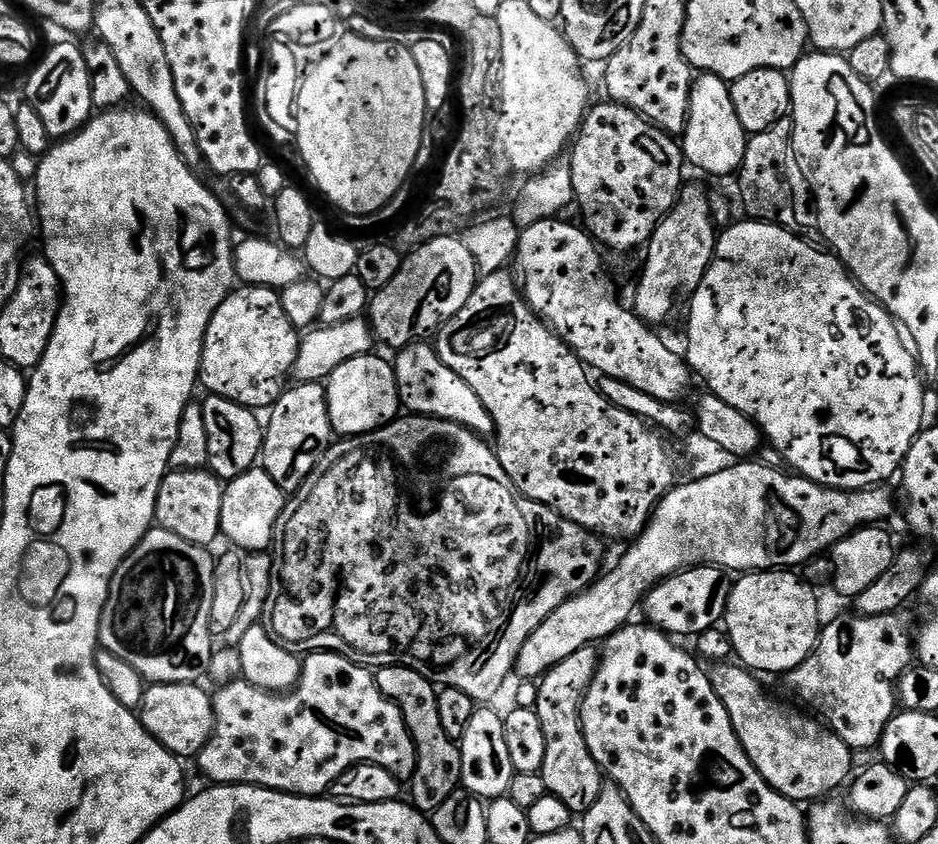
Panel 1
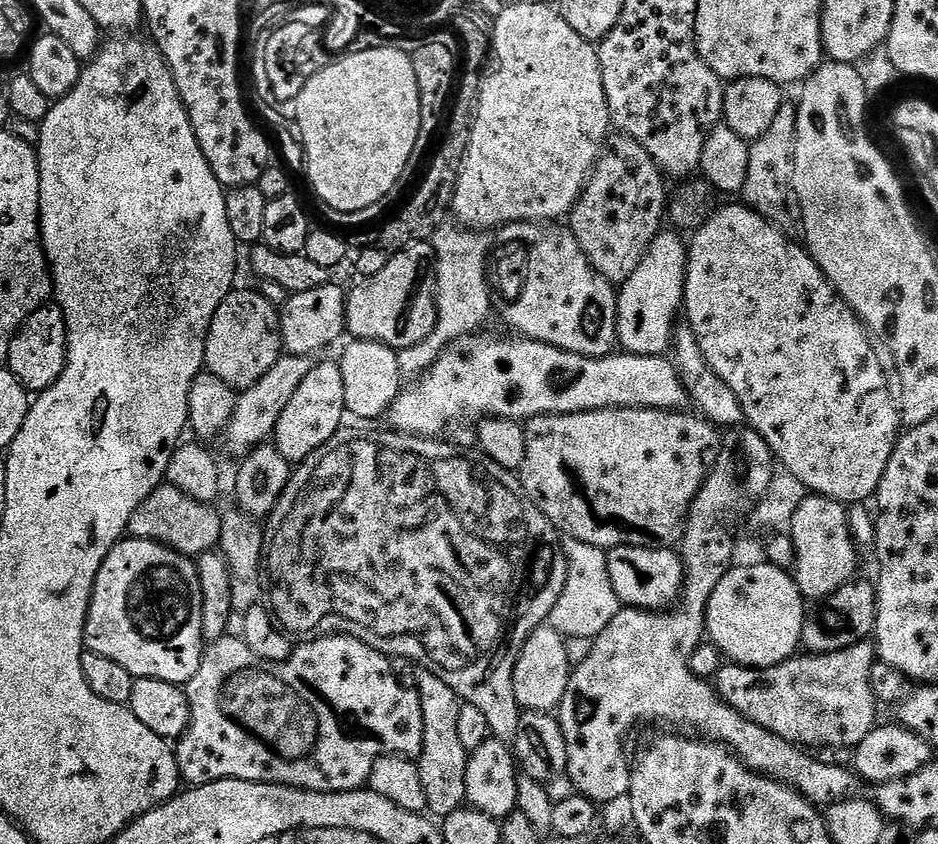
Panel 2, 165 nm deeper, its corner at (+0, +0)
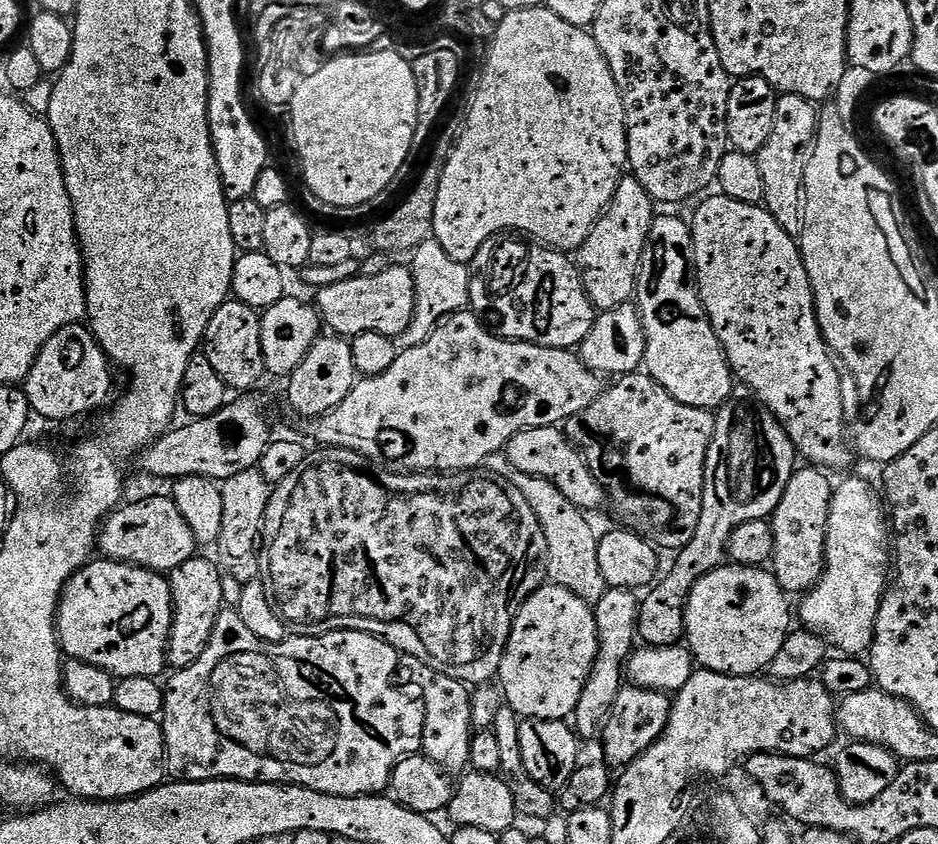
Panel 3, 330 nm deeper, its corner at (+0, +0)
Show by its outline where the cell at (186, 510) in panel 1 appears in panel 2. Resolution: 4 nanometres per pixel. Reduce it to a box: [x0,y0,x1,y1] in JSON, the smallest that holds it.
[128,482,222,558]

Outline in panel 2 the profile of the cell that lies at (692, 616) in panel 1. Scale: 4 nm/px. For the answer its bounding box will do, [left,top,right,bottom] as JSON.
[607,546,684,610]

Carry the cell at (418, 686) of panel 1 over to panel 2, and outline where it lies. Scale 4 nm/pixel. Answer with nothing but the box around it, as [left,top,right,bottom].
[411,666,470,818]

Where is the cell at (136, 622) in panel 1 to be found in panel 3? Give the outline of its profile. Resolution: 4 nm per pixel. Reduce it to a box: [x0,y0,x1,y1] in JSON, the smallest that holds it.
[56,558,172,678]

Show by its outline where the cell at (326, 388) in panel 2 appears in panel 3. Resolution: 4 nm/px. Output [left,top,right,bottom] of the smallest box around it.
[287,334,357,418]

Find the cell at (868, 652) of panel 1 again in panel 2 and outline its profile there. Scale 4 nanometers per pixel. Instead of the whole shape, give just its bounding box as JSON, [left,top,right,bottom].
[714,643,878,750]

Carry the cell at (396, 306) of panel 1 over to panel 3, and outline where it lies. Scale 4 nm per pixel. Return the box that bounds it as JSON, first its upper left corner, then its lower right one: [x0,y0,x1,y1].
[314,266,416,338]

